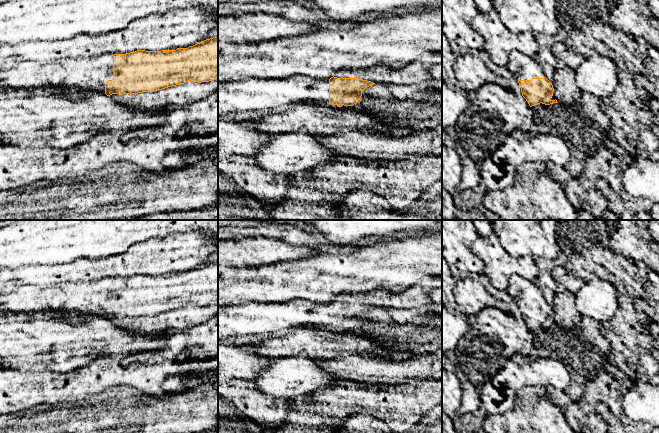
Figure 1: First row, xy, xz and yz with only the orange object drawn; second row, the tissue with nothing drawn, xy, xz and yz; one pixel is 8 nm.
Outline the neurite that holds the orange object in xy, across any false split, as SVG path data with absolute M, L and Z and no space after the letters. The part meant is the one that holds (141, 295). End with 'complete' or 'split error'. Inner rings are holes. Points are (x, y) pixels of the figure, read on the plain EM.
M218 260L206 263L188 272L176 274L137 274L126 278L103 278L93 282L67 282L40 287L26 285L0 294L0 314L49 313L66 314L78 324L85 316L112 318L138 318L154 316L188 305L209 306L218 302Z | split error

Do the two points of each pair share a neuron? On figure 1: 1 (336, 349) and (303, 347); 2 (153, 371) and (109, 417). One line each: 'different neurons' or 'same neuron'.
1: same neuron
2: different neurons

